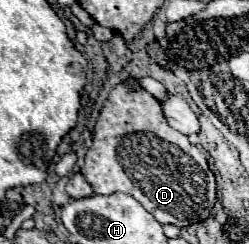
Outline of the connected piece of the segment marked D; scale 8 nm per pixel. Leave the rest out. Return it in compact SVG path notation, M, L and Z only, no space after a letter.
M128 82L116 84L110 90L108 100L104 102L104 108L100 110L92 146L86 152L84 176L96 194L130 194L160 224L174 224L178 228L206 220L216 202L216 182L214 174L208 168L206 156L194 144L190 144L190 140L184 134L168 126L162 114L162 106L152 94L148 94L144 88L130 88Z

